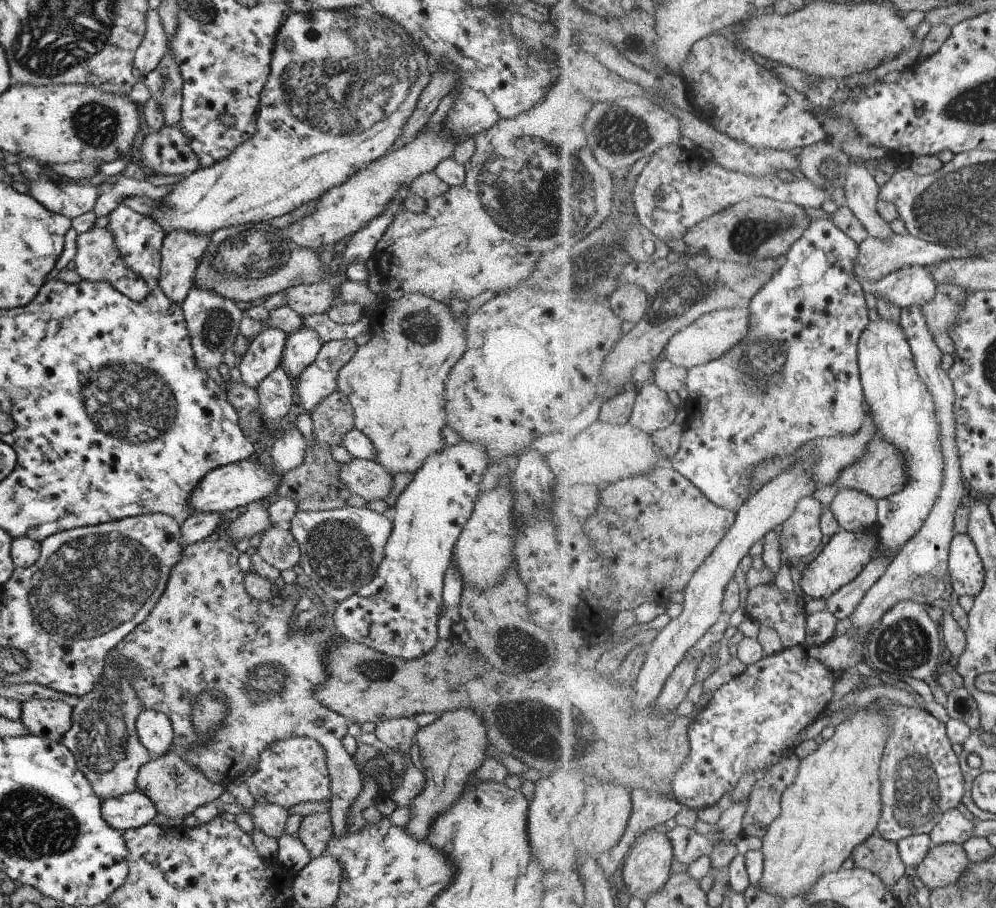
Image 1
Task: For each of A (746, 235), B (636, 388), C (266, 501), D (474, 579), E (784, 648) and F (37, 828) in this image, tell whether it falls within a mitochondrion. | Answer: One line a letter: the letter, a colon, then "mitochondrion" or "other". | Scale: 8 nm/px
A: mitochondrion
B: other
C: other
D: other
E: other
F: mitochondrion

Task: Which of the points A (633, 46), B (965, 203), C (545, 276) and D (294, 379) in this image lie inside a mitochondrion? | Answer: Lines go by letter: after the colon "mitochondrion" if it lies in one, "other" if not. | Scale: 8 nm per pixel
A: mitochondrion
B: mitochondrion
C: mitochondrion
D: other

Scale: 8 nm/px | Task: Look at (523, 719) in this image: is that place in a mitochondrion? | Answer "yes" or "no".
yes

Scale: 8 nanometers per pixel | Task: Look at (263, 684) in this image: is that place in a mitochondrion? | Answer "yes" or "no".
yes

